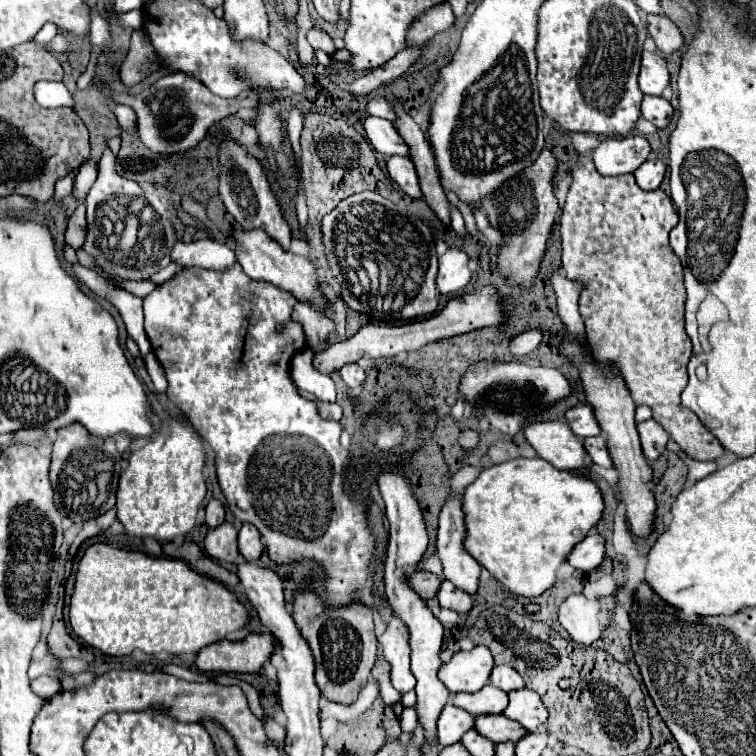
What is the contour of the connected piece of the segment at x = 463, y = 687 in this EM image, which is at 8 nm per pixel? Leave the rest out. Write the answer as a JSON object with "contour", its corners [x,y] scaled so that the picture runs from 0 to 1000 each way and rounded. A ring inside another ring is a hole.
{"contour":[[[630,854],[622,862],[603,862],[595,876],[582,881],[582,899],[595,915],[632,915],[646,905],[653,884],[651,865],[640,854]]]}

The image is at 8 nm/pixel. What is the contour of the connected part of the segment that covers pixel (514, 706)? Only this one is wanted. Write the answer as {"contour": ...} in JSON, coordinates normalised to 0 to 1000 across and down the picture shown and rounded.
{"contour":[[[698,910],[677,913],[672,923],[675,923],[675,931],[664,944],[672,947],[675,952],[688,955],[698,968],[709,968],[709,963],[722,955],[725,942],[706,913],[698,913]]]}

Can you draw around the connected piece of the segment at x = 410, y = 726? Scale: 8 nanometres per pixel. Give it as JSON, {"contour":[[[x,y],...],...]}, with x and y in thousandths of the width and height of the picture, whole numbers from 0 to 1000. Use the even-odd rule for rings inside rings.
{"contour":[[[534,937],[529,960],[532,960],[532,968],[534,971],[542,971],[542,974],[548,971],[548,963],[553,963],[553,947],[550,947],[550,939],[548,937]]]}

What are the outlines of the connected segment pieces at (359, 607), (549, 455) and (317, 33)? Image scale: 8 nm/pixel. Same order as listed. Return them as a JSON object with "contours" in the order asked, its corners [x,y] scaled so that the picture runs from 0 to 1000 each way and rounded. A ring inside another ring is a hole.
{"contours":[[[[399,783],[389,794],[389,823],[394,825],[399,841],[410,852],[418,873],[418,905],[426,921],[437,929],[463,934],[471,929],[479,905],[489,899],[489,889],[500,870],[500,847],[495,841],[492,807],[476,796],[458,804],[431,804],[429,794],[413,783]],[[463,828],[471,839],[463,839]]],[[[706,558],[693,566],[693,574],[712,603],[741,622],[767,622],[780,614],[778,598],[772,598],[772,582],[754,571],[749,558]]],[[[413,37],[413,40],[407,42],[407,56],[410,56],[410,61],[413,61],[415,66],[429,66],[434,74],[439,74],[439,71],[444,69],[439,50],[437,50],[431,42],[426,42],[426,40]]]]}

